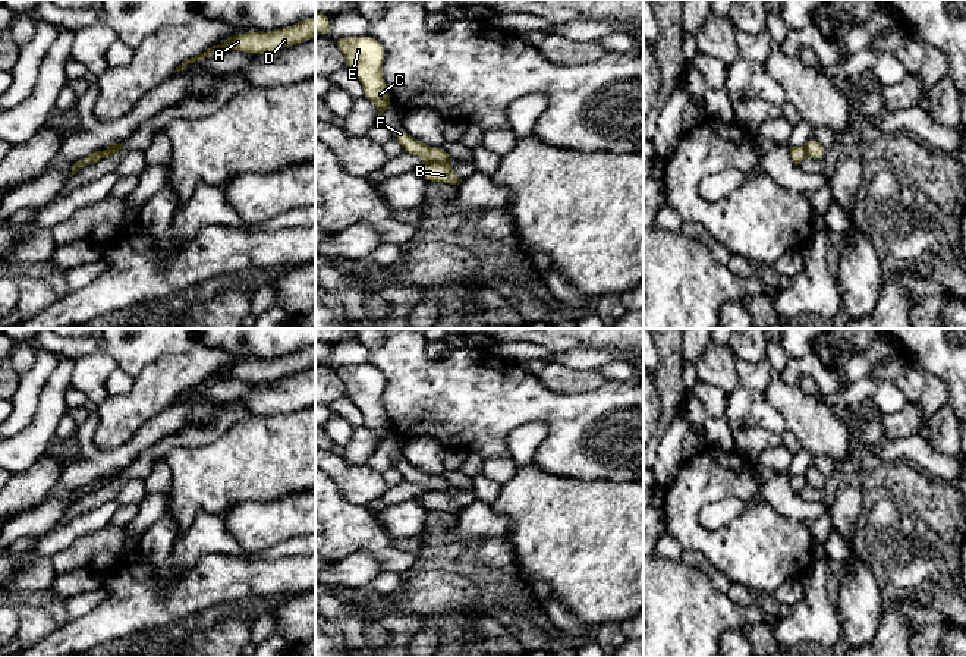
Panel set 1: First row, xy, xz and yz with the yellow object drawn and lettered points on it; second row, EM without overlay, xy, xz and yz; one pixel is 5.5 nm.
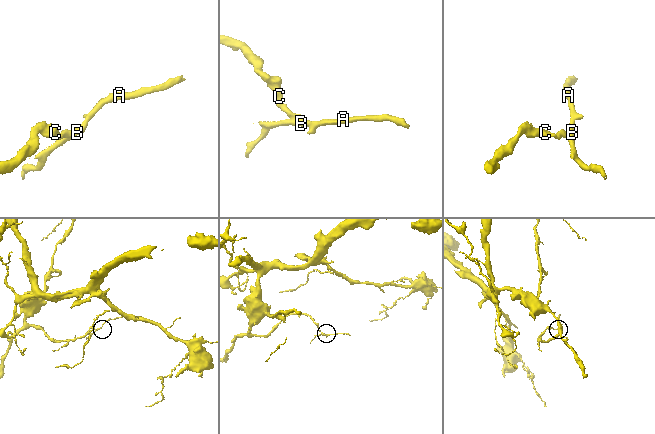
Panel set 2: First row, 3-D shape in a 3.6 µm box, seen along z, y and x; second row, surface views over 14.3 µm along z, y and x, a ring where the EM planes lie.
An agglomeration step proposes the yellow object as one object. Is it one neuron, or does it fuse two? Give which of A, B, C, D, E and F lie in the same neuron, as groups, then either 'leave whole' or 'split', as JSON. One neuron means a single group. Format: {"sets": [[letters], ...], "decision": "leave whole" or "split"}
{"sets": [["A", "B", "D"], ["C", "E", "F"]], "decision": "split"}

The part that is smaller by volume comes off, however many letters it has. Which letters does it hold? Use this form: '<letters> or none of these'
A, B, D

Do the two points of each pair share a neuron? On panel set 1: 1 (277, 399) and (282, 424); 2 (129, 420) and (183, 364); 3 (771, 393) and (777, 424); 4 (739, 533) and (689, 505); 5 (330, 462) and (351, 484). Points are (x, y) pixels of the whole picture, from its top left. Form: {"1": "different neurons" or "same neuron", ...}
{"1": "different neurons", "2": "same neuron", "3": "different neurons", "4": "same neuron", "5": "same neuron"}

